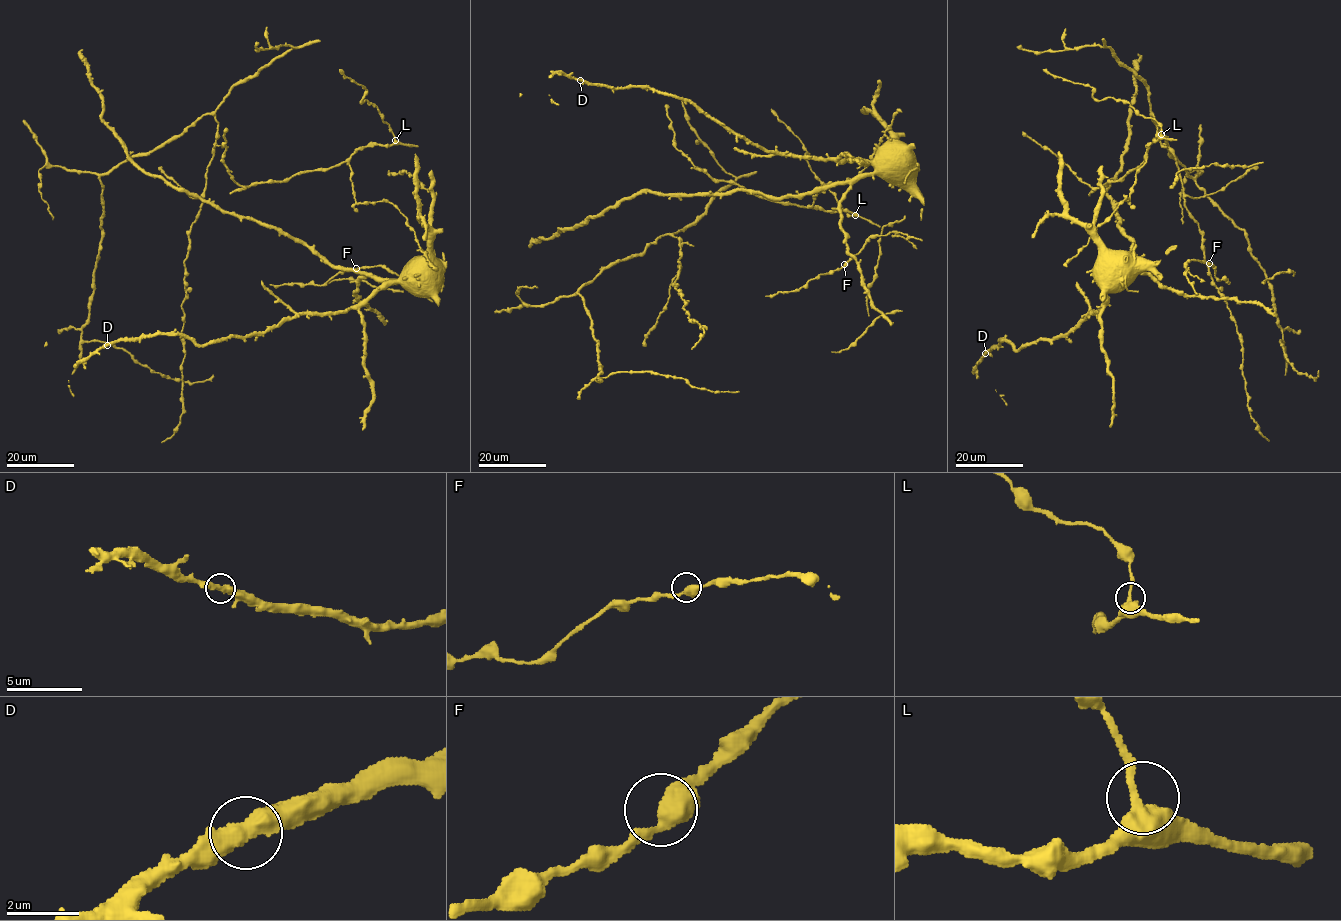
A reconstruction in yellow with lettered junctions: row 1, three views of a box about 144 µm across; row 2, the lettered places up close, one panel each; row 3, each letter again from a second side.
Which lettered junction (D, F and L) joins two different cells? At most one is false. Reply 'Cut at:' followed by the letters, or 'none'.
Cut at: none

